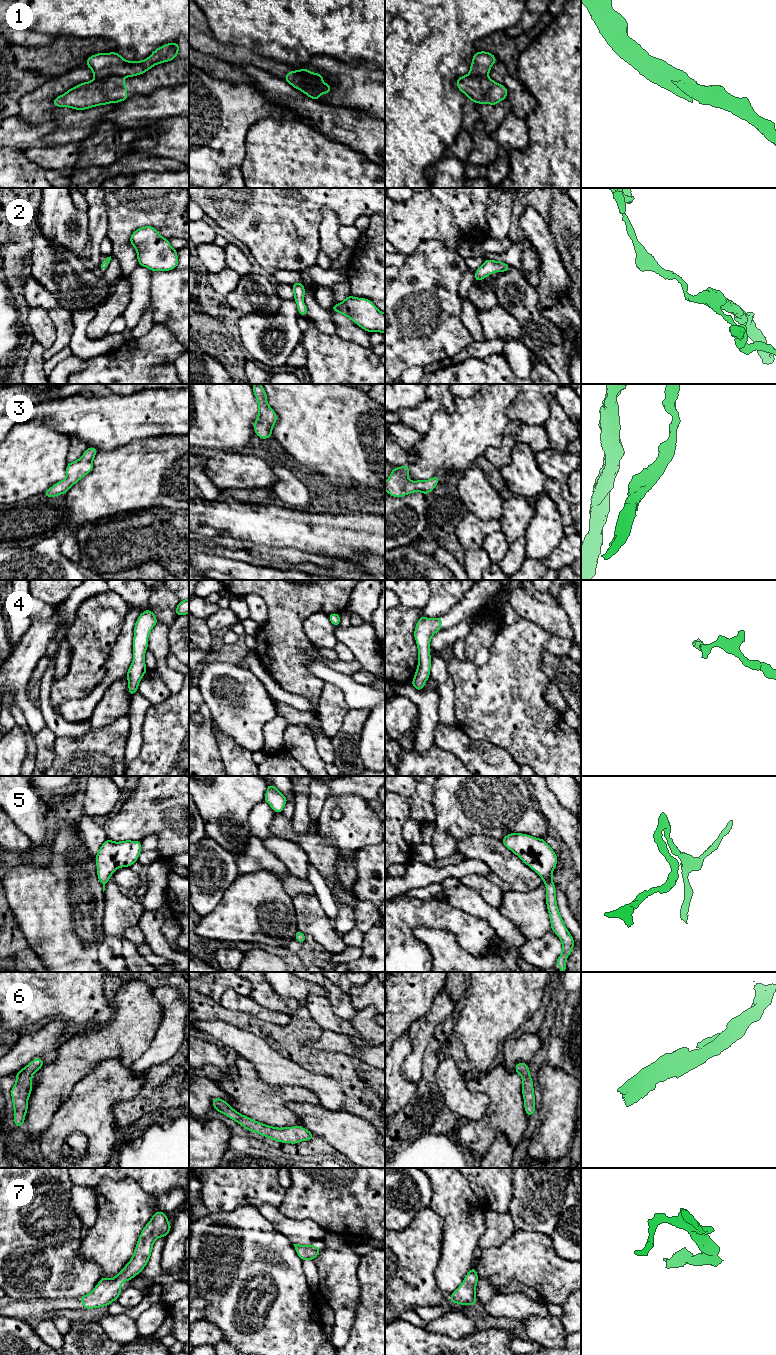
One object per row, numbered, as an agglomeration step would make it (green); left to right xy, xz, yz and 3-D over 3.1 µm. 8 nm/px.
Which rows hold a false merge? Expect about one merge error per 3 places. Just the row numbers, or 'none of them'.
1

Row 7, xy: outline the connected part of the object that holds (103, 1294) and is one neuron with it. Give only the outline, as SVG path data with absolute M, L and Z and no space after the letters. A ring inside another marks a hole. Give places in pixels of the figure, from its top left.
M156 1211L143 1228L134 1254L126 1266L112 1279L101 1278L91 1293L79 1297L83 1303L83 1308L104 1307L116 1301L121 1293L121 1284L124 1281L130 1281L144 1269L151 1256L155 1240L165 1237L170 1230L171 1224L168 1222L167 1214Z

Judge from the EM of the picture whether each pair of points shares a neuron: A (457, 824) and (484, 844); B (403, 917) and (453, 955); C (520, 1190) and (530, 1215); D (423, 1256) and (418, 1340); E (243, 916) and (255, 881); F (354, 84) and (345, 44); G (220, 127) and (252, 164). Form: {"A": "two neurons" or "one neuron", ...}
{"A": "two neurons", "B": "two neurons", "C": "one neuron", "D": "two neurons", "E": "one neuron", "F": "two neurons", "G": "two neurons"}

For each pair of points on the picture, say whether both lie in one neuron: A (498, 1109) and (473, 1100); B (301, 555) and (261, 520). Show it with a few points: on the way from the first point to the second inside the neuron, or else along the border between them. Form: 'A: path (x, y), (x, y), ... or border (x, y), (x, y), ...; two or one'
A: border (483, 1092), (488, 1106), (479, 1119), (470, 1121); two
B: border (270, 546), (293, 547), (316, 554); two

